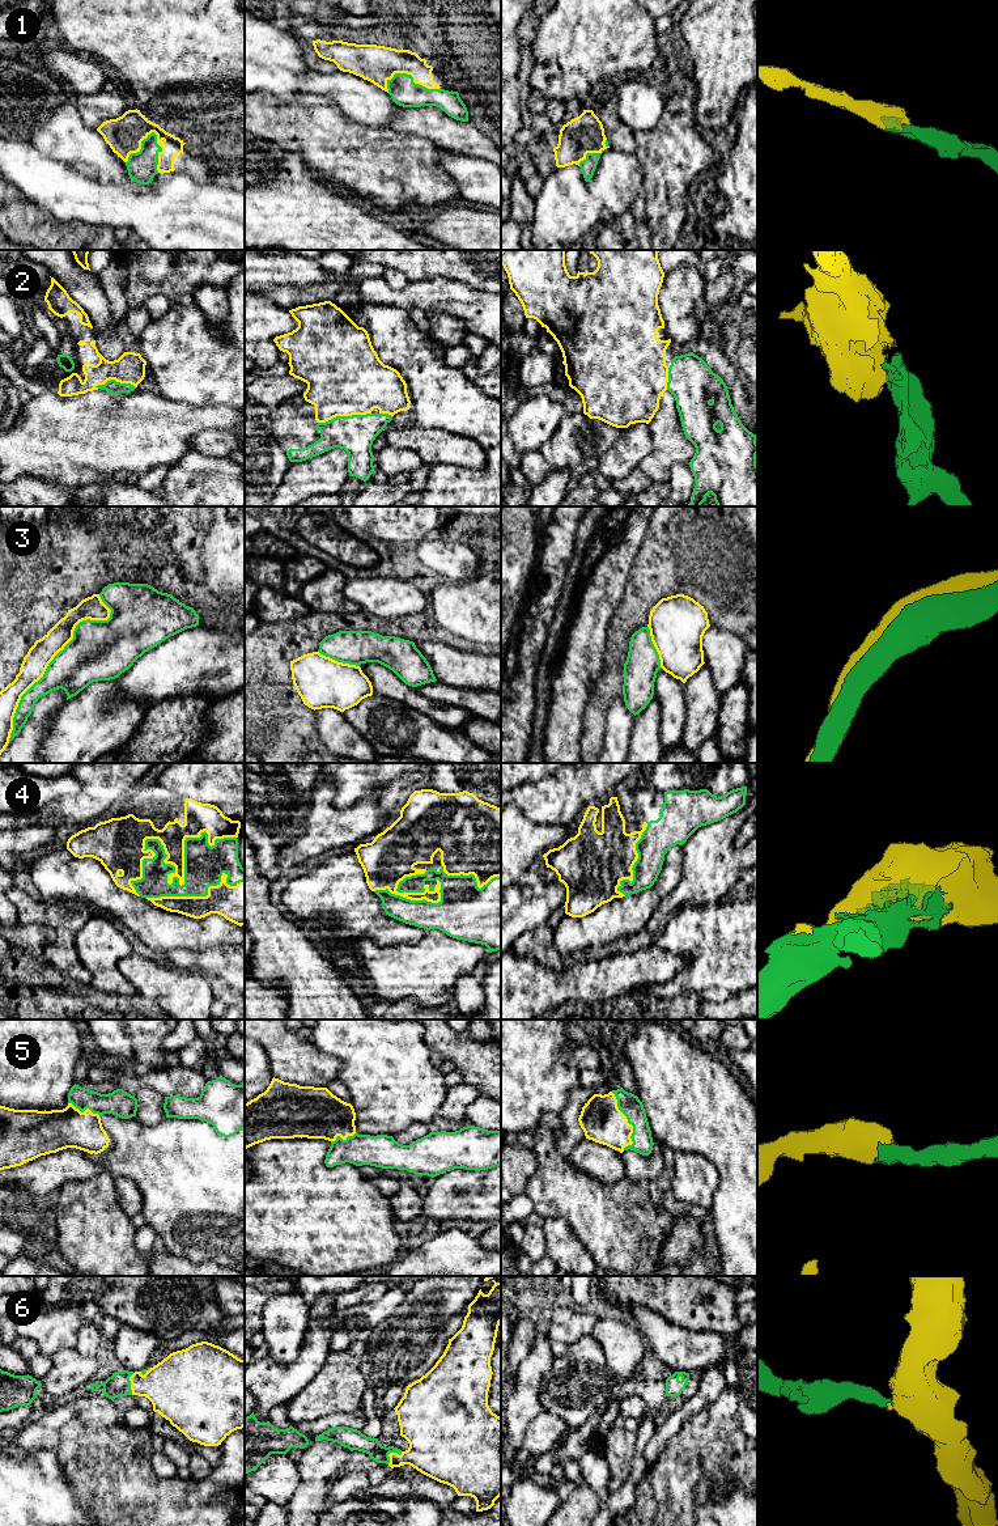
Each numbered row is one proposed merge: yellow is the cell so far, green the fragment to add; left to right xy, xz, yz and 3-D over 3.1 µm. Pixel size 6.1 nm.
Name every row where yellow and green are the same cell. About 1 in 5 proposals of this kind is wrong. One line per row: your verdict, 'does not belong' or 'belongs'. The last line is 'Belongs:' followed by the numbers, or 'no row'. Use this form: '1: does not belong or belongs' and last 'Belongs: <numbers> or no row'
1: belongs
2: belongs
3: does not belong
4: belongs
5: belongs
6: belongs
Belongs: 1, 2, 4, 5, 6

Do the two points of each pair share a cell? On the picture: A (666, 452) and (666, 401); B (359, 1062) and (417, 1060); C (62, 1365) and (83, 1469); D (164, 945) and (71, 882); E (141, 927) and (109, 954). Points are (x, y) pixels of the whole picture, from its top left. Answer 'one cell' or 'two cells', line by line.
A: one cell
B: one cell
C: two cells
D: one cell
E: two cells

